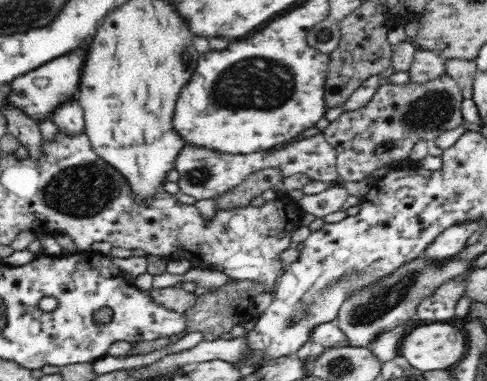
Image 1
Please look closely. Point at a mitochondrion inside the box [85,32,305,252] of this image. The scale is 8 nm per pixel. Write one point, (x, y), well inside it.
(256, 84)

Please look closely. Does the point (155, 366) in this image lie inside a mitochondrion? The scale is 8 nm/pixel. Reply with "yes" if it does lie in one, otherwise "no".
no

